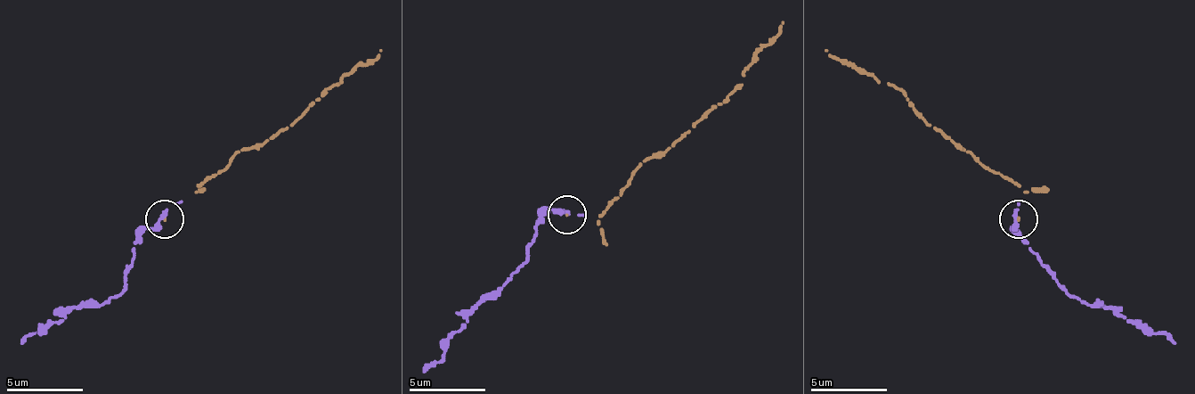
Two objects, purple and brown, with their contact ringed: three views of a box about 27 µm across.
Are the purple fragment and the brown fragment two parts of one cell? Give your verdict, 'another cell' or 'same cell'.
same cell

